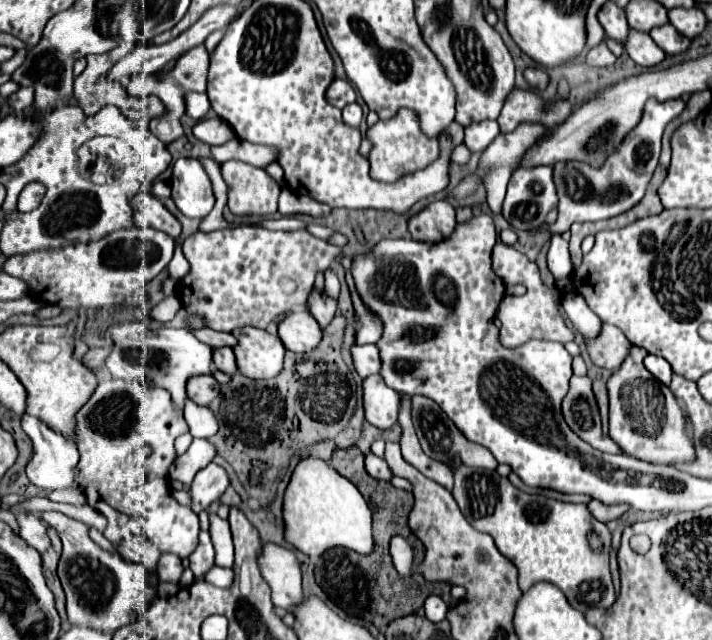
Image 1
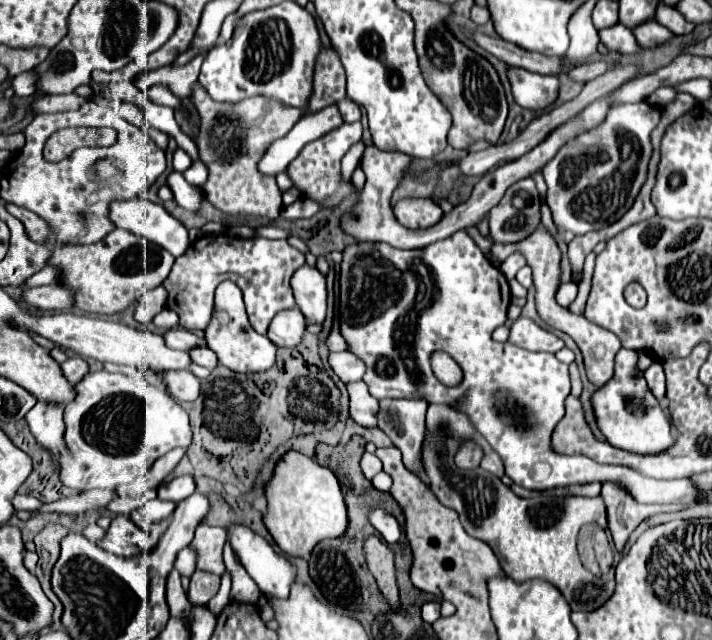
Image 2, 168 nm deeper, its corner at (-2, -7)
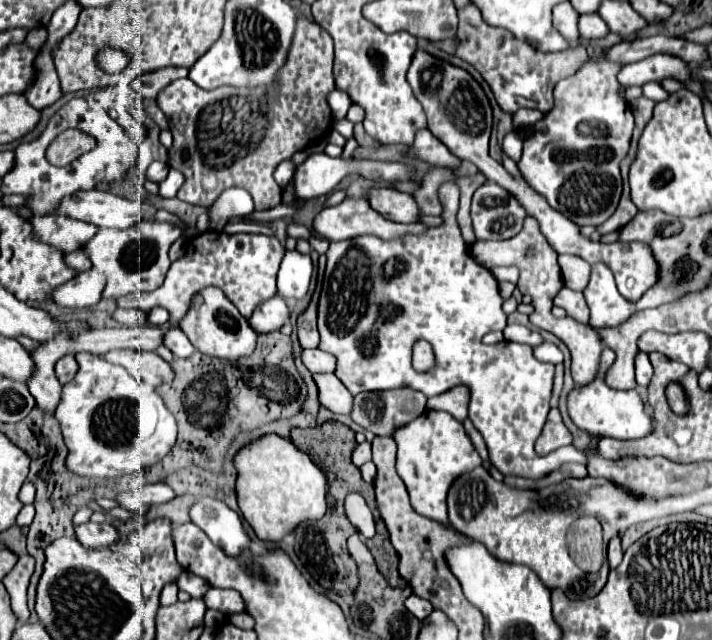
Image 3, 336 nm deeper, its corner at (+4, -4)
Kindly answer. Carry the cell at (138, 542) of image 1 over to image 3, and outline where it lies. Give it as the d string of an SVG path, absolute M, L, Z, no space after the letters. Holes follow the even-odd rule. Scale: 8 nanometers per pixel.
M93 521L77 525L75 535L89 549L107 547L107 545L111 545L111 543L115 543L119 539L117 529L113 525L109 525L109 523L93 523Z

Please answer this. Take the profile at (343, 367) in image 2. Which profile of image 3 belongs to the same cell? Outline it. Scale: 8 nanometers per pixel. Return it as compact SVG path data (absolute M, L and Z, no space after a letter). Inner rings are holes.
M303 349L301 361L311 373L329 373L329 371L333 373L335 371L335 357L331 357L329 353L321 349Z

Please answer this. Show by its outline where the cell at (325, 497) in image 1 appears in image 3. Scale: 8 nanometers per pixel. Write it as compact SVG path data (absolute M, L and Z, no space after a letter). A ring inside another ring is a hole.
M267 433L245 445L235 455L233 465L237 469L235 491L241 515L259 539L279 541L285 533L291 533L295 525L323 517L327 509L325 477L289 439Z

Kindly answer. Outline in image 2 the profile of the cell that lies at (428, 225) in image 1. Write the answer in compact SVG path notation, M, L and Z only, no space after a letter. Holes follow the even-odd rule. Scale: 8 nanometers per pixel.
M417 198L401 200L401 202L397 202L393 212L395 212L395 218L399 220L399 224L403 224L405 228L411 228L411 230L431 228L445 216L437 202L421 200L421 198L419 200Z

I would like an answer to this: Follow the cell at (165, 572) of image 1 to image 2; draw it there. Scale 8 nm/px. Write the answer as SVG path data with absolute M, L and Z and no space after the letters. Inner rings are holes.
M171 570L167 578L167 604L171 608L171 616L187 618L191 614L191 604L181 586L181 574L177 570Z

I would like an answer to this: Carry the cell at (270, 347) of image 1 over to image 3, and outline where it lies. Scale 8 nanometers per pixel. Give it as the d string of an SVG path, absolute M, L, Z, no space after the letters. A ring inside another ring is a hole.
M215 287L201 289L187 309L187 313L179 321L179 329L189 337L193 347L201 353L207 353L211 357L219 359L239 359L243 355L251 355L251 351L257 345L257 333L251 329L247 319L241 317L241 313L233 307L233 303L223 295L223 291Z

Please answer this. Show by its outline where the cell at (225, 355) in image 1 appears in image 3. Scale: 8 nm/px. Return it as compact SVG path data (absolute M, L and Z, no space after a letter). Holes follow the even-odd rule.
M173 323L169 329L165 329L163 335L163 345L175 355L175 357L189 357L195 347L191 345L191 341L187 339L187 335Z

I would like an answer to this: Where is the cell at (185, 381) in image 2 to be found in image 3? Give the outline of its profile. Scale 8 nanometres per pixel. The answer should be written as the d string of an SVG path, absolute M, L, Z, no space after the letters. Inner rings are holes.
M111 351L105 353L103 359L107 359L109 363L117 363L123 365L133 377L135 377L135 367L139 369L139 375L145 383L157 387L163 381L171 381L171 367L153 351Z

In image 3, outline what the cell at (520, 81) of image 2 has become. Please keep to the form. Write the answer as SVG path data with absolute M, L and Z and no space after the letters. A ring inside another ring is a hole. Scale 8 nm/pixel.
M467 3L457 11L459 29L457 29L457 49L455 57L473 65L481 77L491 87L497 105L505 113L515 113L521 107L539 109L541 113L549 113L553 109L553 87L559 79L571 77L577 69L587 61L585 47L575 47L559 53L543 53L533 49L527 41L519 41L501 27L491 27L481 19L479 9L473 3Z

